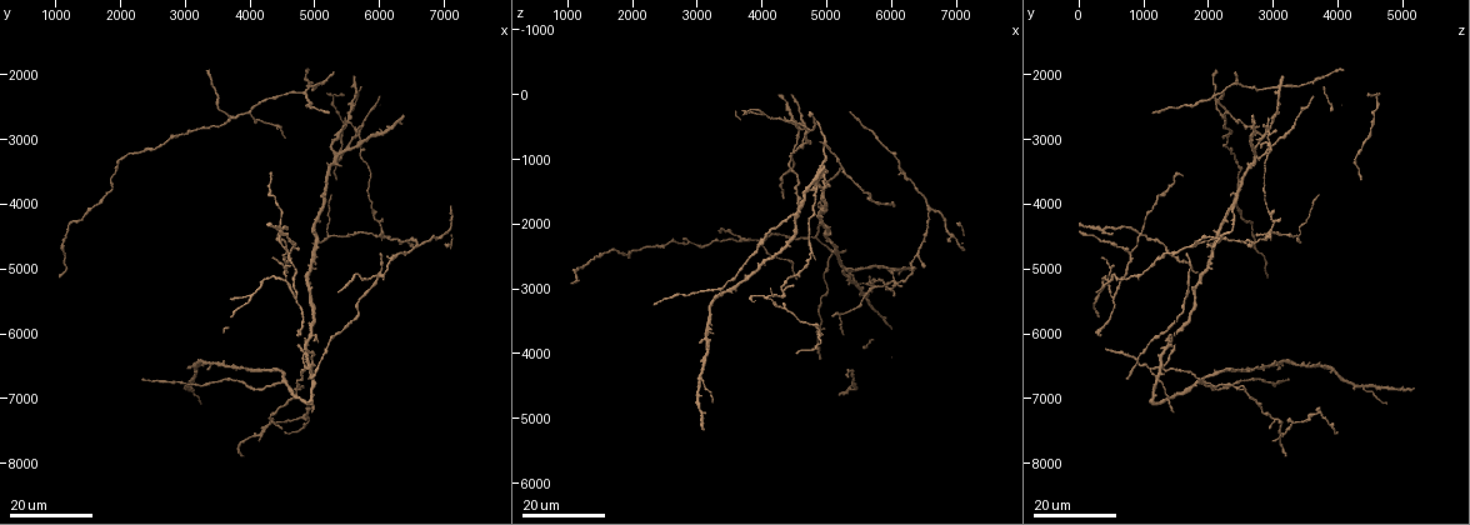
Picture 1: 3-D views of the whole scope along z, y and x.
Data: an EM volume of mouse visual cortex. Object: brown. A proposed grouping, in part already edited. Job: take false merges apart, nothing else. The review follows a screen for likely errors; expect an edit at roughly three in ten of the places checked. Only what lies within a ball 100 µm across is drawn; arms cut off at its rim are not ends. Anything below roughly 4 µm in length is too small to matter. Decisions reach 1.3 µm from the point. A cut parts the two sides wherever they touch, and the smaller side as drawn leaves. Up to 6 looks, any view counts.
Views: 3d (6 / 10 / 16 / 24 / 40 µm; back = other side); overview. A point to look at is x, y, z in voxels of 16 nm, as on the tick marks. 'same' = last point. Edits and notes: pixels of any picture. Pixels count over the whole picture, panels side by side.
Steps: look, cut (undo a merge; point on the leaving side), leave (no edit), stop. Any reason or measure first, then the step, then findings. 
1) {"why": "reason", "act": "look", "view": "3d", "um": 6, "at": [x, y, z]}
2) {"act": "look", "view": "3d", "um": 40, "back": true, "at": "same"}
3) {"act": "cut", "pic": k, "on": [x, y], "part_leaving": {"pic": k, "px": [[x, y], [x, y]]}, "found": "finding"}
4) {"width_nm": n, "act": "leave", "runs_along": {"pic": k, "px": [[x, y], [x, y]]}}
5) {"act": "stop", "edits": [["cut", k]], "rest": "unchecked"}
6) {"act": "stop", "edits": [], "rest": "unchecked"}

{"why": "looks like a crossing", "act": "look", "view": "3d", "um": 24, "at": [4450, 4500, 950]}

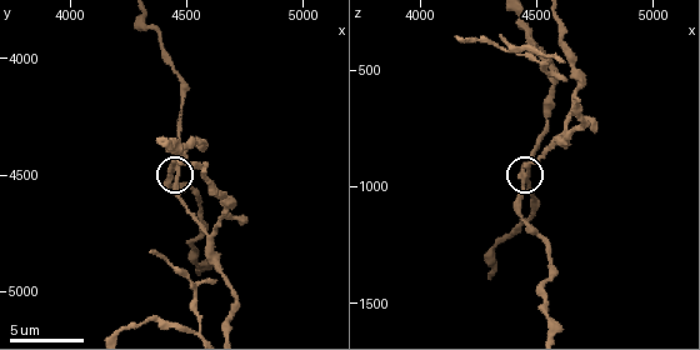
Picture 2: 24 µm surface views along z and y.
{"act": "look", "view": "3d", "um": 10, "at": [4450, 4470, 930]}

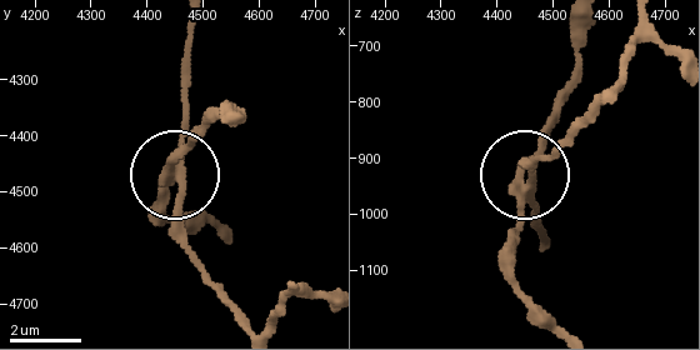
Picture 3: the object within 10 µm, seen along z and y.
{"width_nm": 250, "act": "cut", "pic": 3, "on": [168, 194], "part_leaving": {"pic": 3, "px": [[520, 190], [511, 276], [546, 321]]}, "found": "two neurons meet here"}

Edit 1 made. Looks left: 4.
{"why": "small branch off a trunk", "act": "look", "view": "3d", "um": 6, "at": [4540, 5180, 450]}

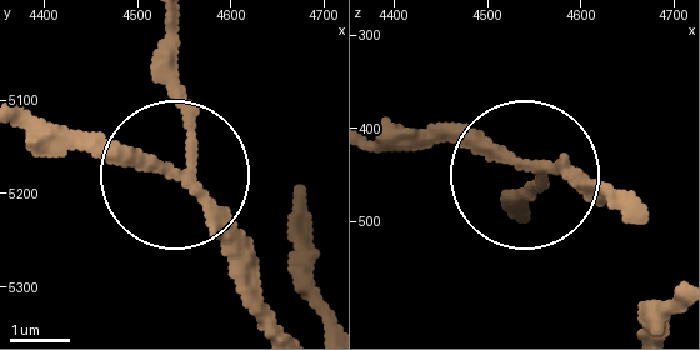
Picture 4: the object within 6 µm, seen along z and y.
{"side_arm_um": 8, "act": "leave", "found": "all the same neuron"}

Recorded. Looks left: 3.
{"why": "three-way junction", "act": "look", "view": "3d", "um": 24, "at": [4700, 5450, 550]}

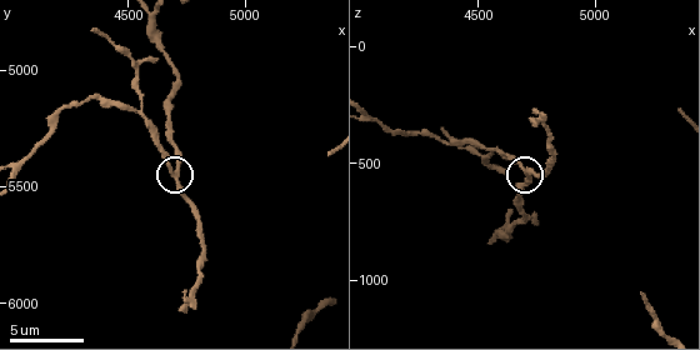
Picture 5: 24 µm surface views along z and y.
{"act": "look", "view": "3d", "um": 10, "at": "same"}

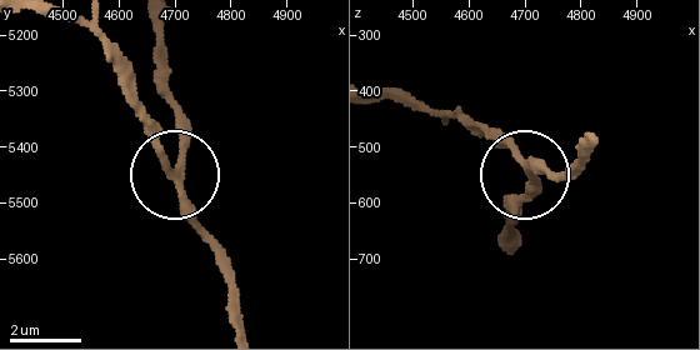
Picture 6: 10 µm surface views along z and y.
{"side_arm_um": 31, "act": "leave", "found": "continuous, no second neuron"}

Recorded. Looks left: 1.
{"act": "stop", "edits": [["cut", 3]], "rest": "unchecked"}

